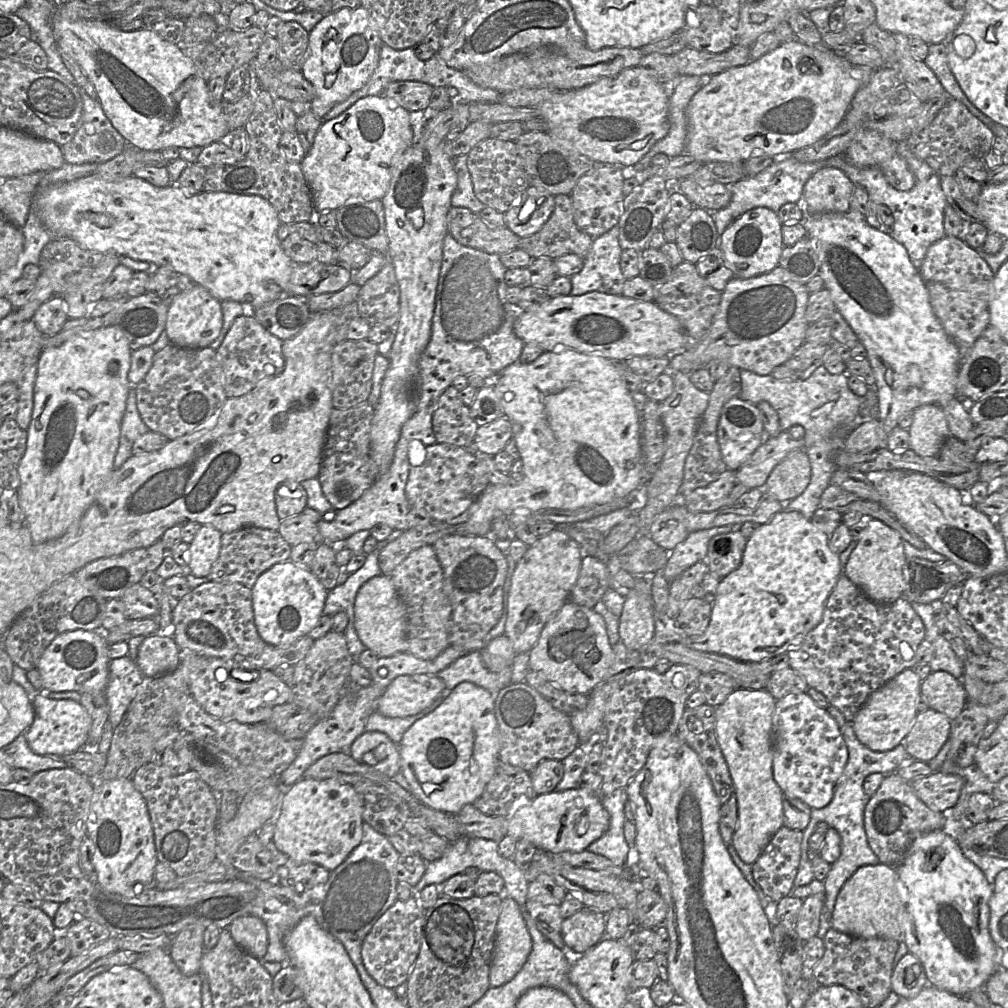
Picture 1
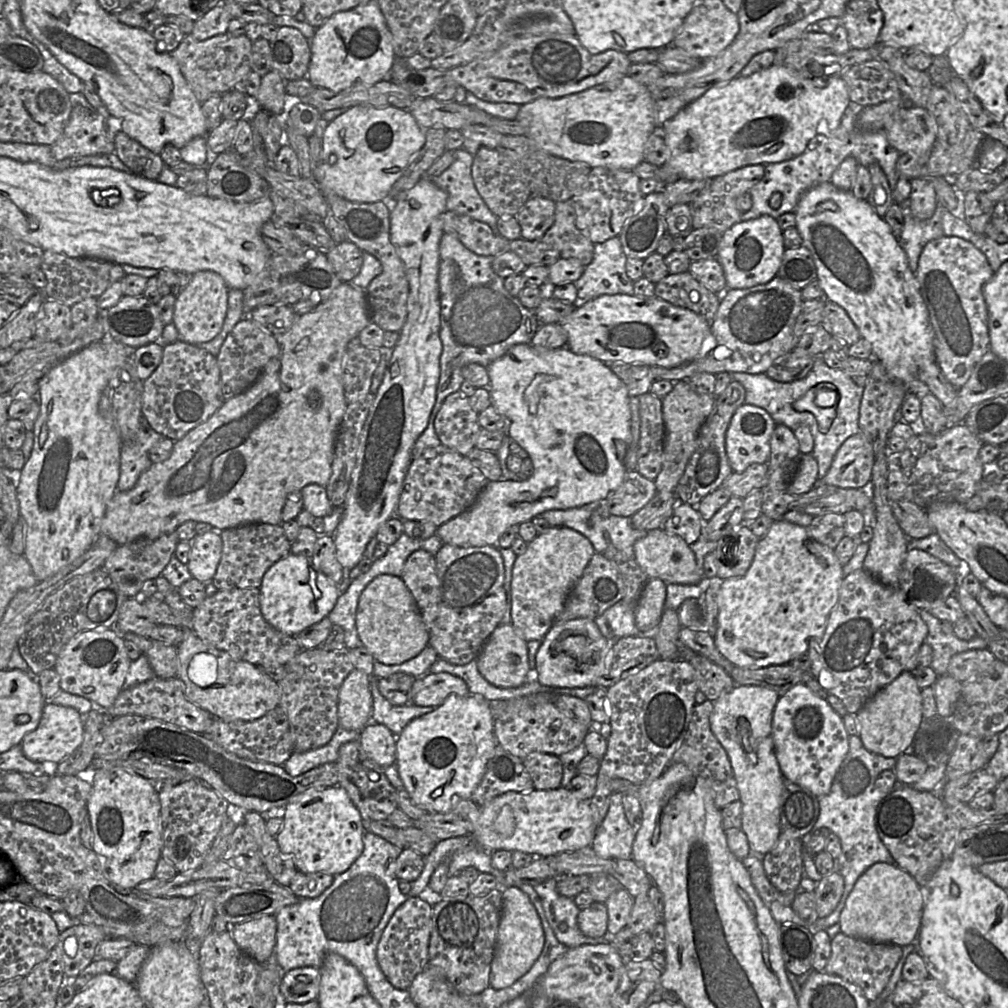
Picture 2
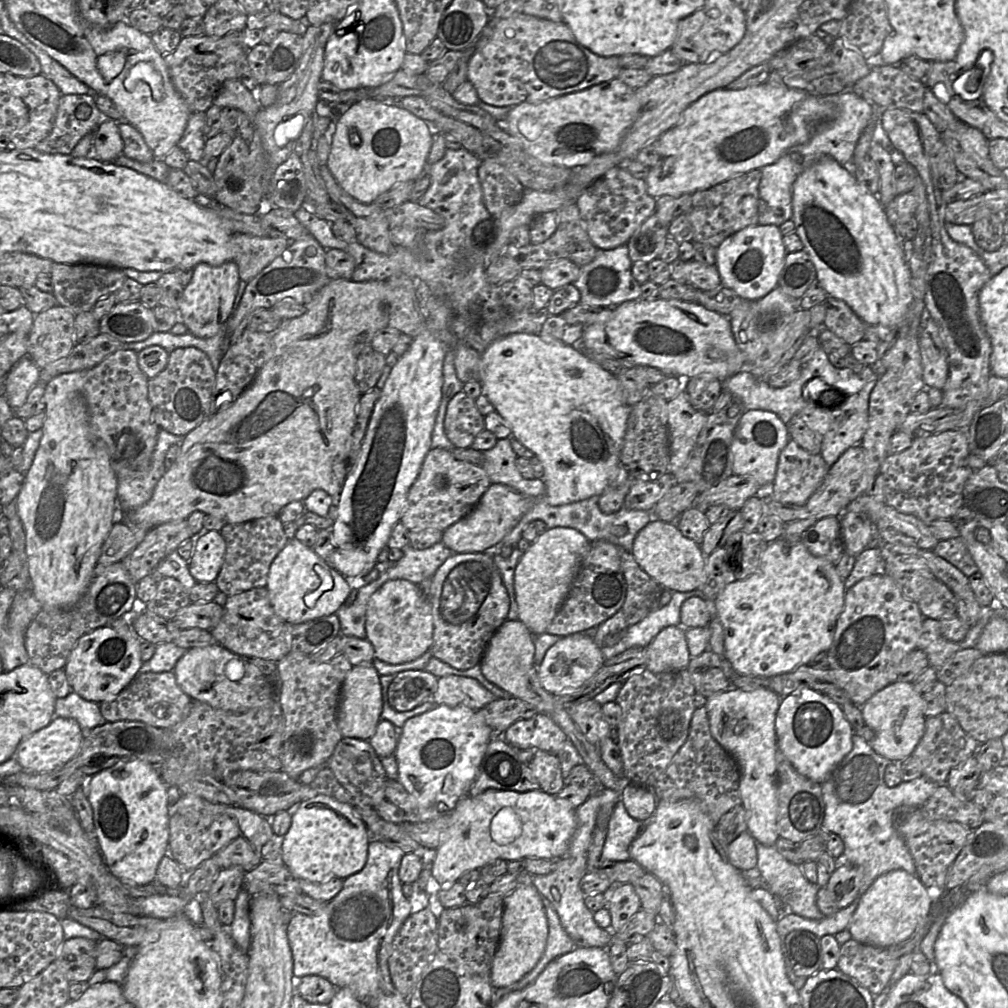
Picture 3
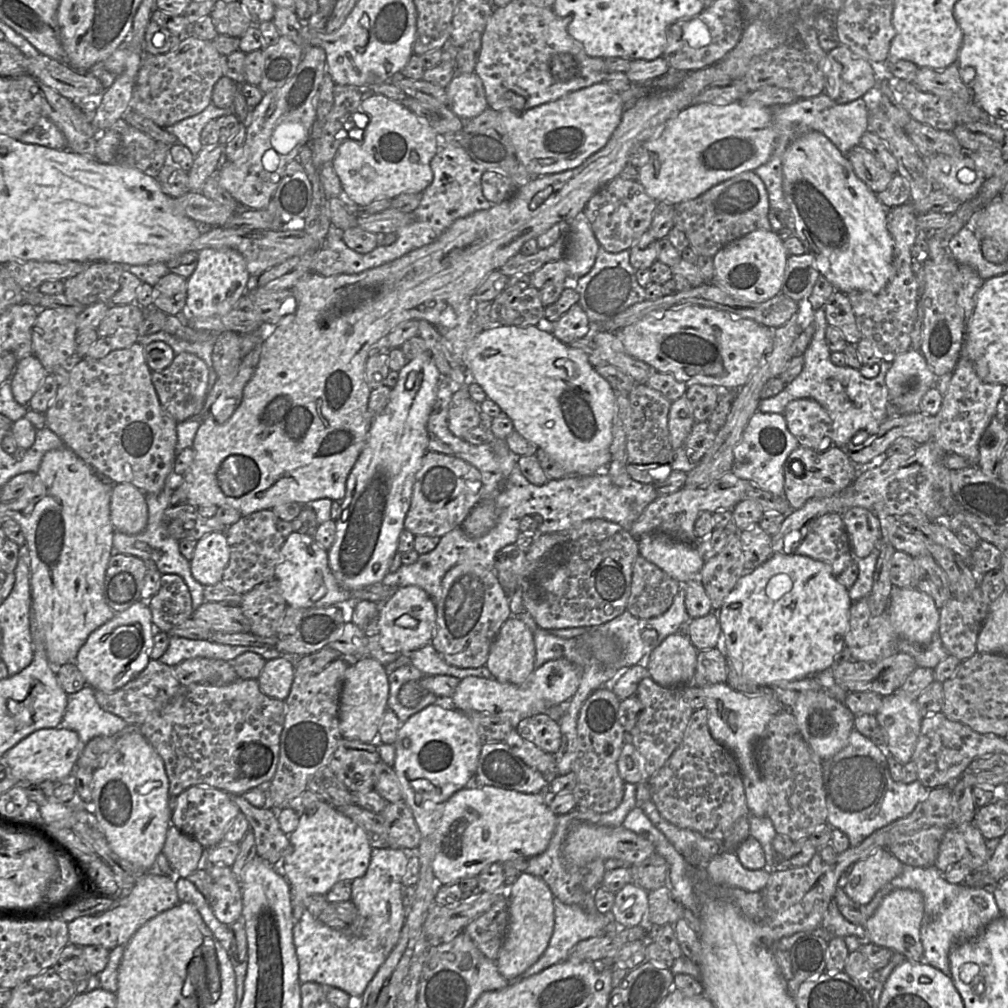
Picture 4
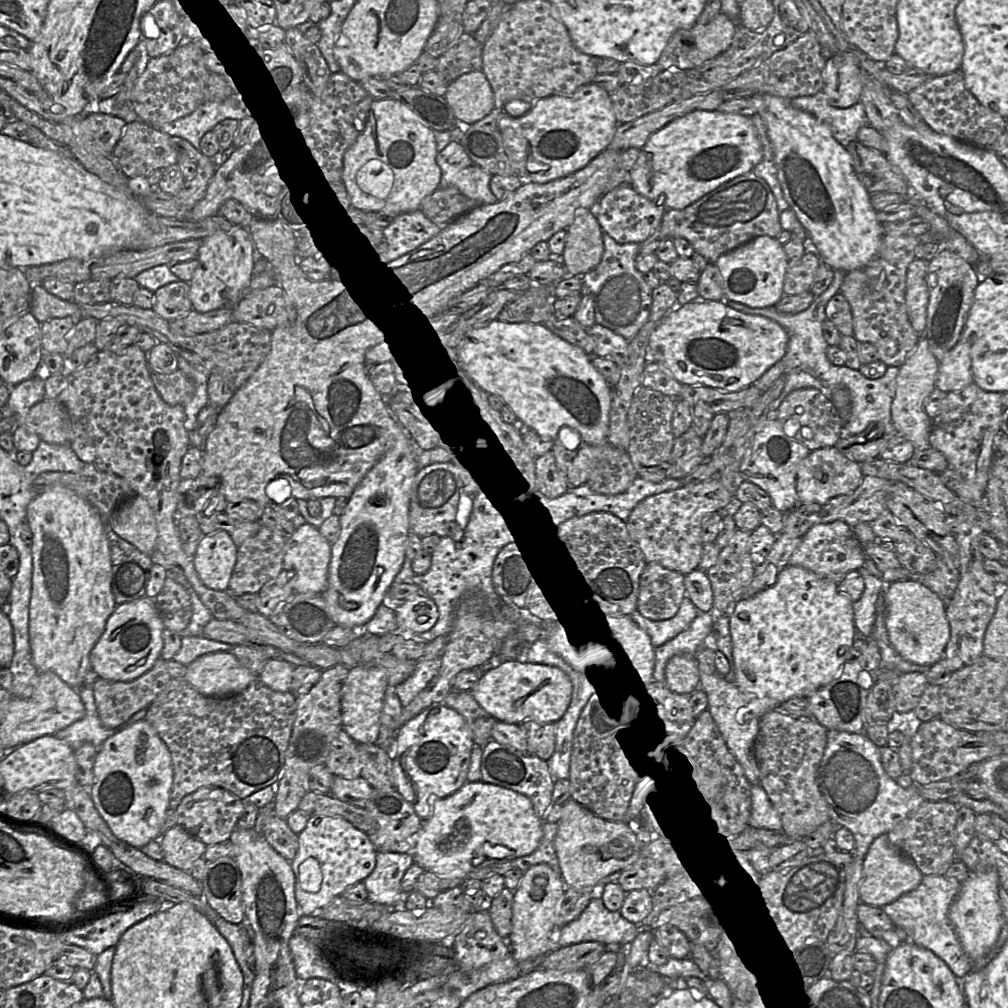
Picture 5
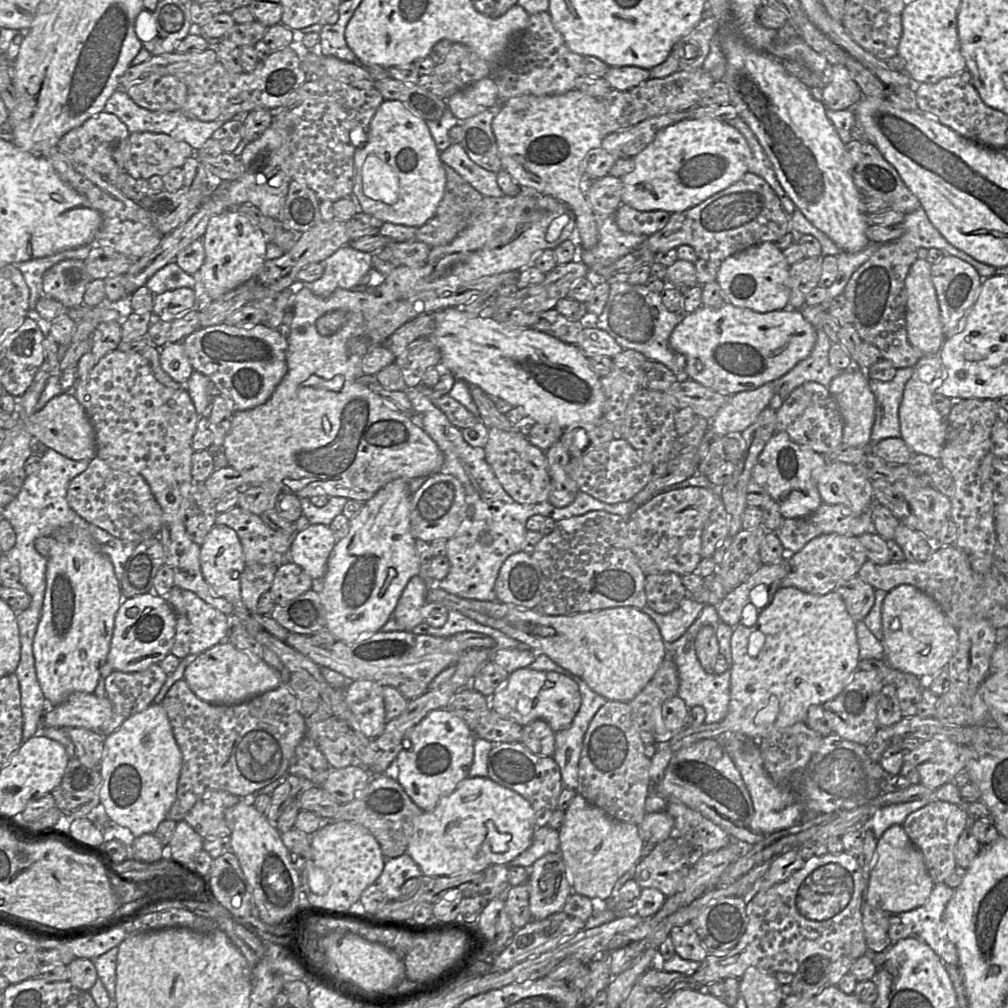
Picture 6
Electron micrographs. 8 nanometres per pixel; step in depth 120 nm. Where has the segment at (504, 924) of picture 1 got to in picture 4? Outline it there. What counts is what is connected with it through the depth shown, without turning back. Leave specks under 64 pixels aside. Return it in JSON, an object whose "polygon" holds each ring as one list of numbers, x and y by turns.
{"polygon":[[523,872,505,892,508,924,503,943,495,960,498,971,513,980,532,966,546,950,554,930,554,896,540,877]]}

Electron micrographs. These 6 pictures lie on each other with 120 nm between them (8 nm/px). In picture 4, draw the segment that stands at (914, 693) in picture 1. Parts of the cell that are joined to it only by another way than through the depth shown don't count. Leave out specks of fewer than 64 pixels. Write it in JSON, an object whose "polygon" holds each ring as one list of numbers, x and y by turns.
{"polygon":[[896,691,882,698,875,717,887,734,886,753,903,765,911,761,923,718,917,700]]}

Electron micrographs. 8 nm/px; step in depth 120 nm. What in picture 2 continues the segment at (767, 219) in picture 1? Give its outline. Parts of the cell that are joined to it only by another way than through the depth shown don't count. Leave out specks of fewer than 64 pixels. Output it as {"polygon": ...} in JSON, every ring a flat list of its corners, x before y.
{"polygon":[[762,215,735,223,723,232,717,254,724,270,727,288,745,289,768,283,778,274,784,252,783,230,777,219]]}

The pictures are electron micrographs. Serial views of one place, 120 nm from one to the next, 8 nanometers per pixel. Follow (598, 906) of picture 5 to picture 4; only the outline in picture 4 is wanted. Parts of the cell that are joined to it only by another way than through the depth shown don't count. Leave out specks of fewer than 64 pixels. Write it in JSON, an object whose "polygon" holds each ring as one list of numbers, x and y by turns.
{"polygon":[[554,898,554,930,540,958,509,985,535,975,550,966,567,960,570,951,581,941,603,936,609,919,600,912,589,914,579,906,565,905]]}

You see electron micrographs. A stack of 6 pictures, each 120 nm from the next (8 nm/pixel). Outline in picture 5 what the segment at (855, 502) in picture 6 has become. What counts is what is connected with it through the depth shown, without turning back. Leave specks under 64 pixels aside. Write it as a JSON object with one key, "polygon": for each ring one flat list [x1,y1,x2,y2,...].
{"polygon":[[835,446,811,451,797,465,796,492,799,504,826,504,834,497,854,492,863,478,860,464,847,458]]}

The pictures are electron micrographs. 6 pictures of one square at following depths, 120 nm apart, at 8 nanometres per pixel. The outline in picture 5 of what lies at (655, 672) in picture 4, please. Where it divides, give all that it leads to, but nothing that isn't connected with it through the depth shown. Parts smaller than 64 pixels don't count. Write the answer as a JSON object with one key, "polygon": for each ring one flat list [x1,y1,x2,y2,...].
{"polygon":[[675,655,664,668,664,686,674,693,689,695,699,687,695,656]]}

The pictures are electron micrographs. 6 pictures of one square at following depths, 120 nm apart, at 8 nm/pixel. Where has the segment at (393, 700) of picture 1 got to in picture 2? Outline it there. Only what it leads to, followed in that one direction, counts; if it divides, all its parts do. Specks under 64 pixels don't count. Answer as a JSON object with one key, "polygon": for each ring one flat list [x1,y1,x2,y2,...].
{"polygon":[[426,673,415,679,411,689,411,703,422,707,440,706,450,694,470,694,466,682,452,674]]}

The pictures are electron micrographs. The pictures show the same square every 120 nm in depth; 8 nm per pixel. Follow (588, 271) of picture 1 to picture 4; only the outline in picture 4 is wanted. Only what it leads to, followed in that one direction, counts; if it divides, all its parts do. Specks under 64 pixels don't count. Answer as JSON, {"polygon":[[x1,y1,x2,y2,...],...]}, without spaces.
{"polygon":[[599,246,595,263,586,275,575,279,569,286,579,293,578,304,591,323,603,323,624,312,627,308,646,300,645,288,636,279,636,270,630,263,630,251,607,252]]}

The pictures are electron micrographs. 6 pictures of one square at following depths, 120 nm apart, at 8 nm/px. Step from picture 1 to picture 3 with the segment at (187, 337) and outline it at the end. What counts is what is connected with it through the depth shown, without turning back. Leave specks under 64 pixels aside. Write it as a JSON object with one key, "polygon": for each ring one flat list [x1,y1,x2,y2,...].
{"polygon":[[227,261,220,266,211,266,207,263,197,264,193,268,193,277,184,287,179,302,179,321,184,323,188,332,196,337,213,337,233,314,240,281,239,269,235,261]]}

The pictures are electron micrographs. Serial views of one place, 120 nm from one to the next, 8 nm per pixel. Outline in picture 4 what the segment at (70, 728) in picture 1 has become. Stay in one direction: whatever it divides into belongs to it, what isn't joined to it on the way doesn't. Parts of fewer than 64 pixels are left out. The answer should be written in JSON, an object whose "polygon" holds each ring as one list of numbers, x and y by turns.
{"polygon":[[62,727,40,729,21,740,6,752,3,762,11,769,20,784,37,785,50,796,53,785,71,780,84,743,78,734]]}

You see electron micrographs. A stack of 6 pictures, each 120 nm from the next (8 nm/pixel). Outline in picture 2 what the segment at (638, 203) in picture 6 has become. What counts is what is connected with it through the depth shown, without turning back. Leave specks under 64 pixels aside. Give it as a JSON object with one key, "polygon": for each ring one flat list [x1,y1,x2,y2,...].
{"polygon":[[773,64,749,76,737,76,711,87,663,124,663,138,669,148,669,158,661,166,658,180,640,180,641,193,646,196,662,191,666,184,679,179,714,179,743,166,781,162,802,154,818,134,829,134,841,123,851,101,841,74,830,76,826,86,818,87,812,78,802,76,794,69]]}

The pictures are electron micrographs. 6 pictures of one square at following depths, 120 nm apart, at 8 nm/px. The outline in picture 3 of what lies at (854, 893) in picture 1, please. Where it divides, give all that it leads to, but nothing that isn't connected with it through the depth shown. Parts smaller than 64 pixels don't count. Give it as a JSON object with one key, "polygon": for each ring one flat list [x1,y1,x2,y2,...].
{"polygon":[[892,870,878,878,859,896,858,906,849,922,852,939,879,948,895,946,908,938,930,919,932,899,916,874]]}

